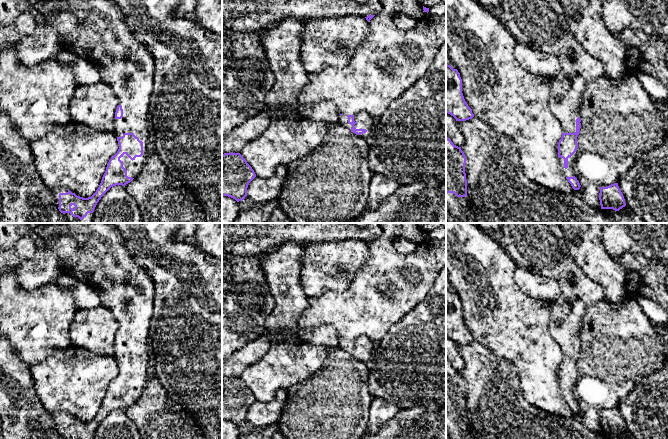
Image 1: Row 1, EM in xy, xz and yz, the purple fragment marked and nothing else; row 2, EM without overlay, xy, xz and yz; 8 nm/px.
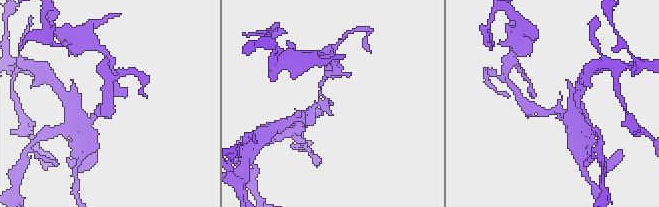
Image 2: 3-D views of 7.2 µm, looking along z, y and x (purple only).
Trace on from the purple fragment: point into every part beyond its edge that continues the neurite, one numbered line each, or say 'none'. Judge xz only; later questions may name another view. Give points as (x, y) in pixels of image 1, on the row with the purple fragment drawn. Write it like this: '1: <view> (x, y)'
1: xz (364, 121)

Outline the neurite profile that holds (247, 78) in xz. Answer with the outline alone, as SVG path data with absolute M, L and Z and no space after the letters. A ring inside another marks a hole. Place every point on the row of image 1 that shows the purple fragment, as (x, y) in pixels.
M222 27L222 136L265 108L265 98L274 81L260 35Z

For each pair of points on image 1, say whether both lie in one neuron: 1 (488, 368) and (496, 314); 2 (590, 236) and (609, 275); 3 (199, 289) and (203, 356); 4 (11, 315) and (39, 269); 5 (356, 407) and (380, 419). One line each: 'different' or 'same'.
1: different
2: same
3: same
4: different
5: different

